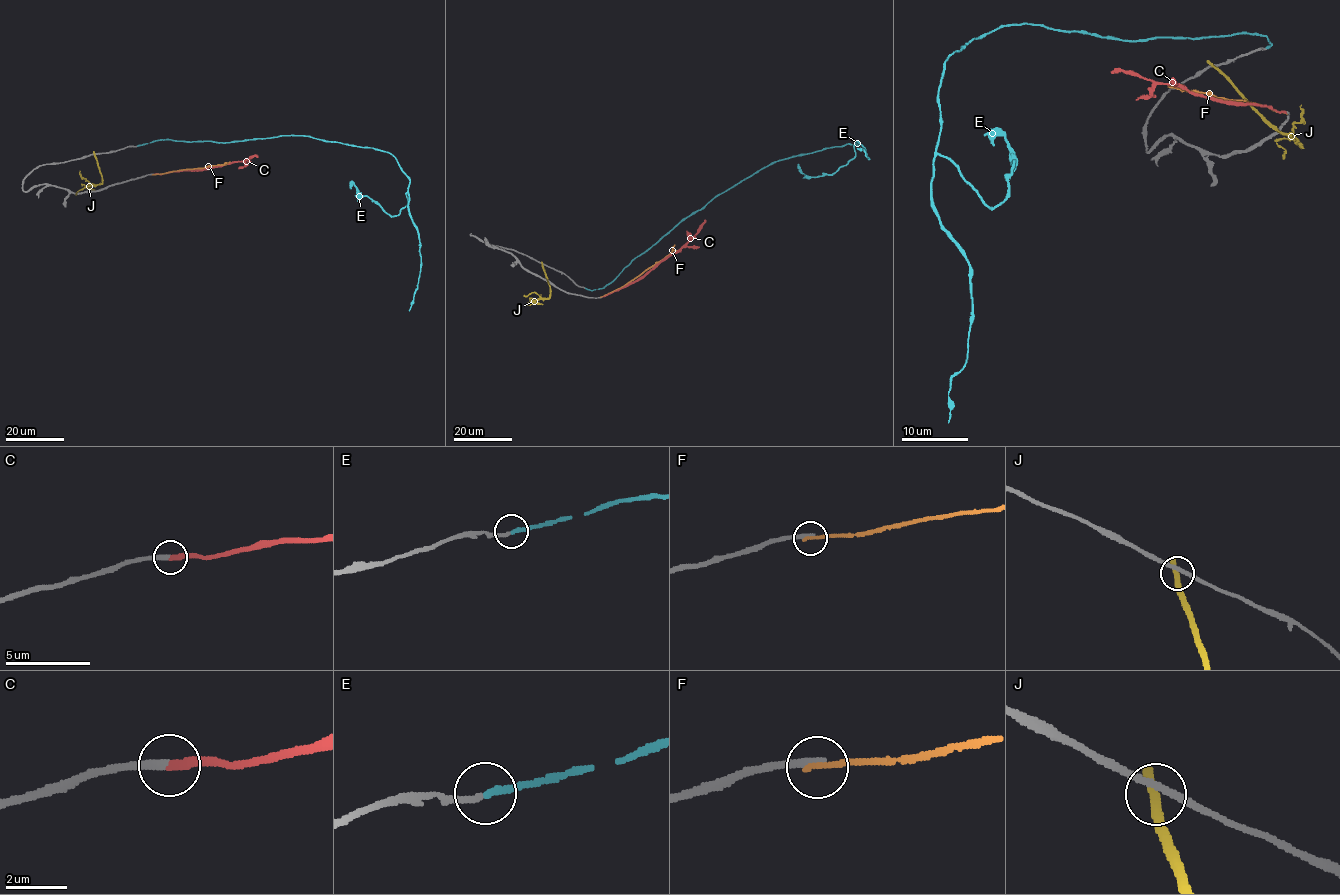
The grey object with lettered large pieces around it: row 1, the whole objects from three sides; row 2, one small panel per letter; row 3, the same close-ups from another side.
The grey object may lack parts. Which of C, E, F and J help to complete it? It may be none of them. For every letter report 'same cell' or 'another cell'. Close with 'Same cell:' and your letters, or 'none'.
C: same cell
E: same cell
F: another cell
J: another cell
Same cell: C, E

